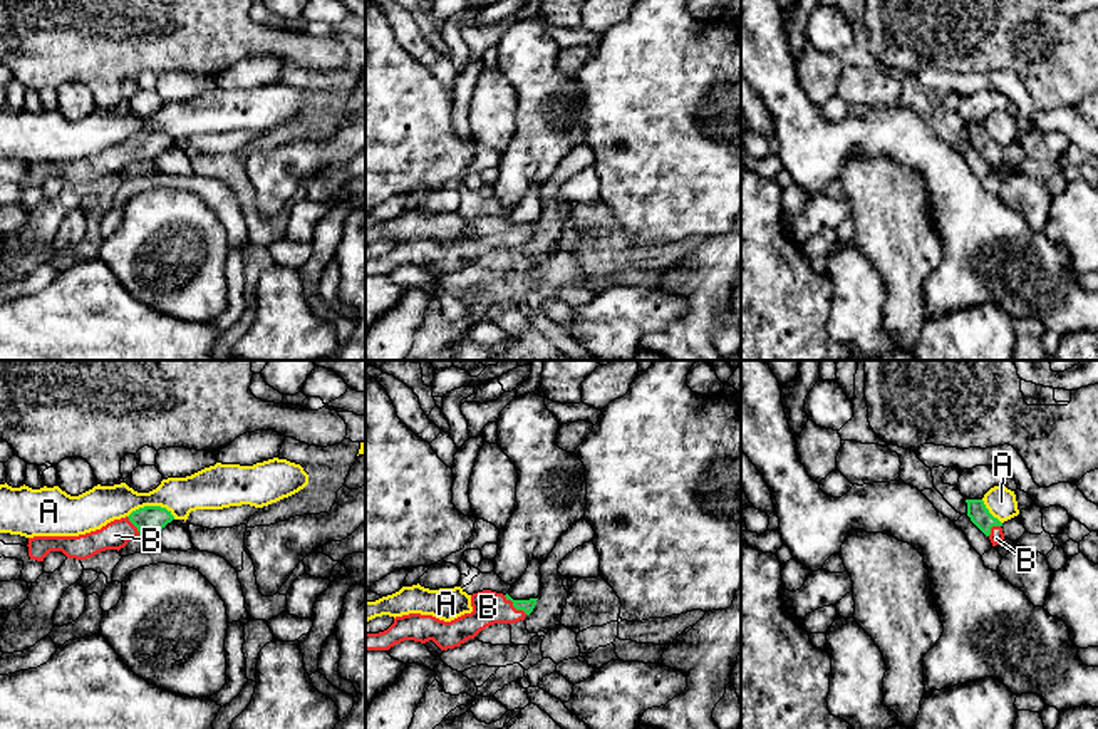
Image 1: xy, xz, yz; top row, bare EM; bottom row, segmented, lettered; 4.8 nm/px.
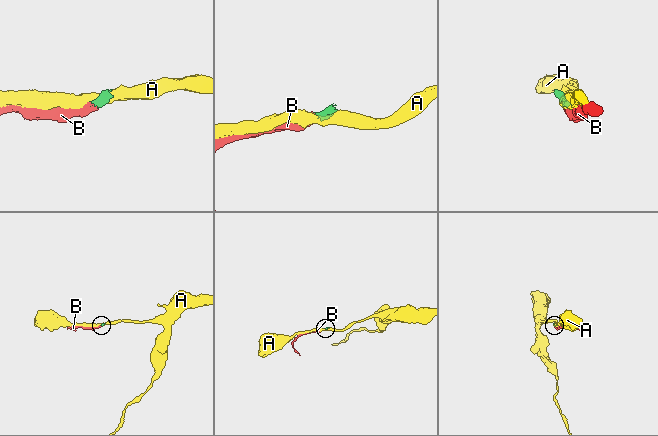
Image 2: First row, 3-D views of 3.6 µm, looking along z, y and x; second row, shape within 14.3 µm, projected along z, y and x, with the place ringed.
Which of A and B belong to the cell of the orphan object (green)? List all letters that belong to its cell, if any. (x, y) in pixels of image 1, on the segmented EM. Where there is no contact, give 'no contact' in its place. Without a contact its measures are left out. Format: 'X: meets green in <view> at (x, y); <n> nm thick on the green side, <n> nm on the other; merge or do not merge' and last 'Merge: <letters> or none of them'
A: meets green in xy at (151, 506); 140 nm thick on the green side, 190 nm on the other; do not merge
B: meets green in xz at (515, 607); 60 nm thick on the green side, 160 nm on the other; merge
Merge: B

